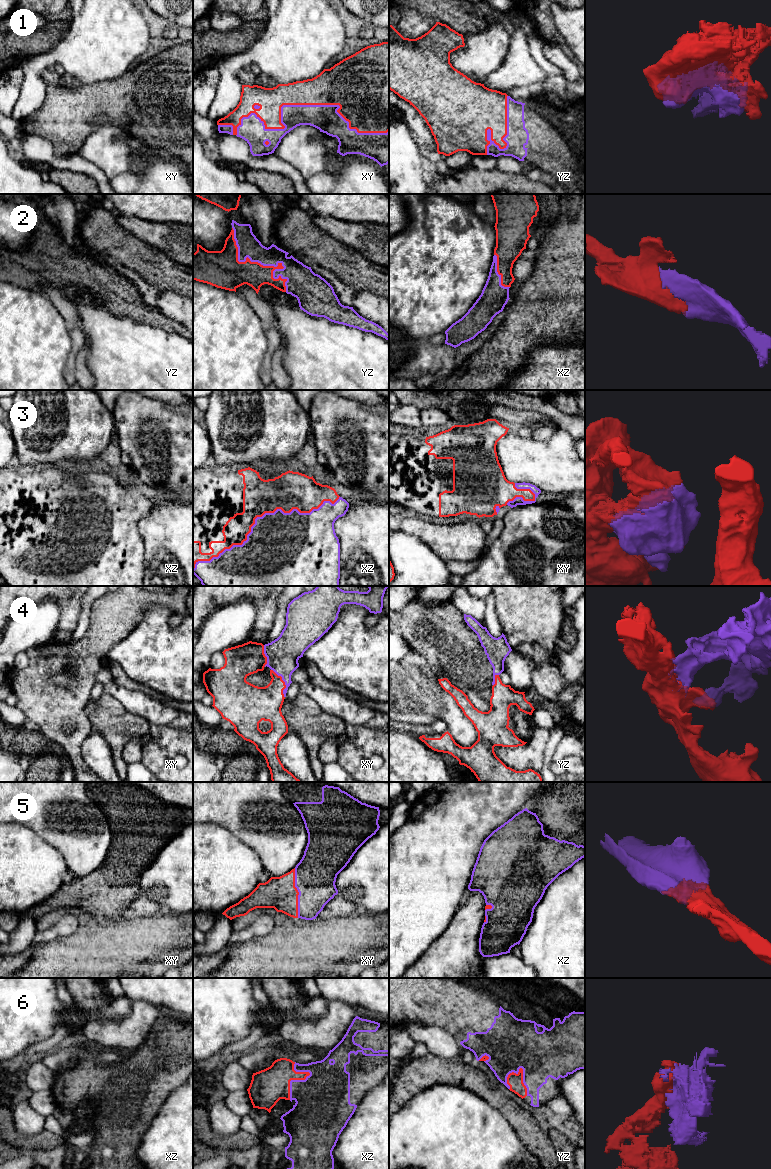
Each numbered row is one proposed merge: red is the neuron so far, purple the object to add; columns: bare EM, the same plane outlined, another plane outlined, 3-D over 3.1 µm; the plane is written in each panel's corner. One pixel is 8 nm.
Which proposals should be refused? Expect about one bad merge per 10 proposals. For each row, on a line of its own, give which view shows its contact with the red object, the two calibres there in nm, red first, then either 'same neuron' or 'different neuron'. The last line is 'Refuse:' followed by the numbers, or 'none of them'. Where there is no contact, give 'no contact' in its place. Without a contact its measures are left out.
1: xy | 280/200 nm | same neuron
2: yz | 260/180 nm | same neuron
3: xz | 280/460 nm | same neuron
4: xy | 280/260 nm | same neuron
5: xy | 260/340 nm | same neuron
6: xz | 280/440 nm | same neuron
Refuse: none of them

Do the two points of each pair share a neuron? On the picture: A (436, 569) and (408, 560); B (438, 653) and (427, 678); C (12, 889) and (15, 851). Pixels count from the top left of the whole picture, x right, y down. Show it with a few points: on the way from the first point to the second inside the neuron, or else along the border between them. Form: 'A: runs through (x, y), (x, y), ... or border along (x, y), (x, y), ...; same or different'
A: runs through (429, 569), (419, 569), (415, 565); same
B: border along (416, 650), (437, 675); different
C: runs through (12, 880), (12, 860); same

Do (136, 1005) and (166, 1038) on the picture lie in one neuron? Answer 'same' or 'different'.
different

